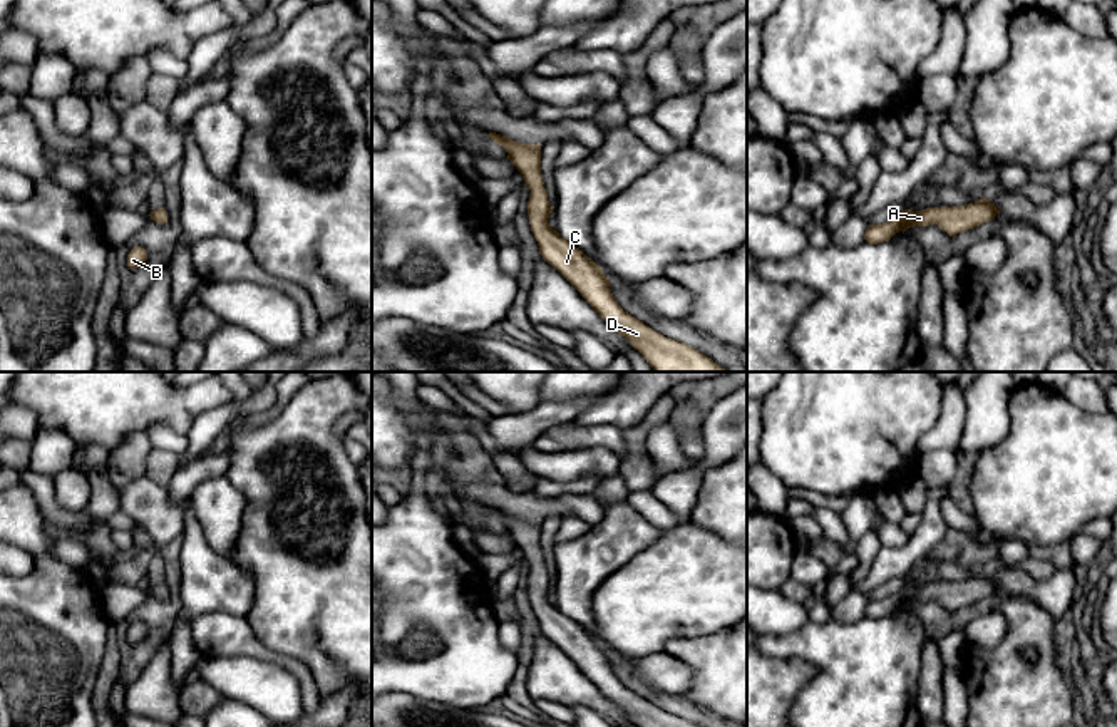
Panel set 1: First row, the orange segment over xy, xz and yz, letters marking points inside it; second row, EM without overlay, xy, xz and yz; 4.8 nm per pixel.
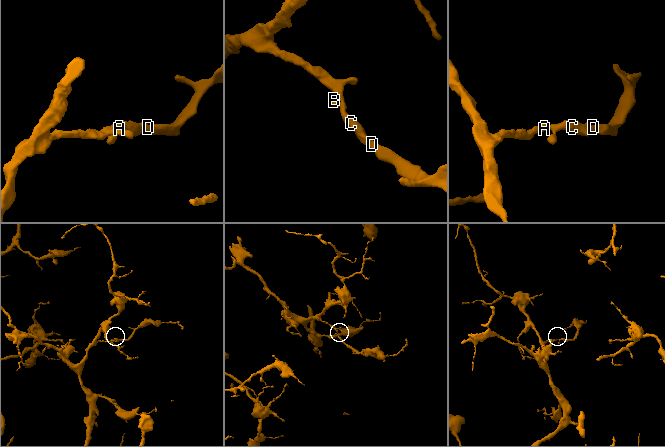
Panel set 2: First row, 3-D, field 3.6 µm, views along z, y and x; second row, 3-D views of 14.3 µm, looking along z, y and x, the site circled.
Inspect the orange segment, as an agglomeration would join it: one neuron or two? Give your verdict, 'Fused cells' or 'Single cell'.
Single cell

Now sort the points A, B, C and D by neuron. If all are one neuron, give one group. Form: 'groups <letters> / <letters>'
groups A B C D

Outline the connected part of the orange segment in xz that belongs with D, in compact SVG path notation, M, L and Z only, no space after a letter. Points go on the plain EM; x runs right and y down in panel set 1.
M489 508L502 521L507 534L522 549L524 561L531 565L528 591L538 616L539 630L558 645L589 678L589 682L638 727L698 727L690 720L668 714L625 687L615 675L603 645L579 623L559 611L548 598L553 586L541 551L541 521L521 519L506 511Z

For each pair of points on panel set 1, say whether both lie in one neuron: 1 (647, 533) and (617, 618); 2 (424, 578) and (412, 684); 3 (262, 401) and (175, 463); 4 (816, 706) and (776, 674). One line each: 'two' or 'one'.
1: two
2: one
3: one
4: two

